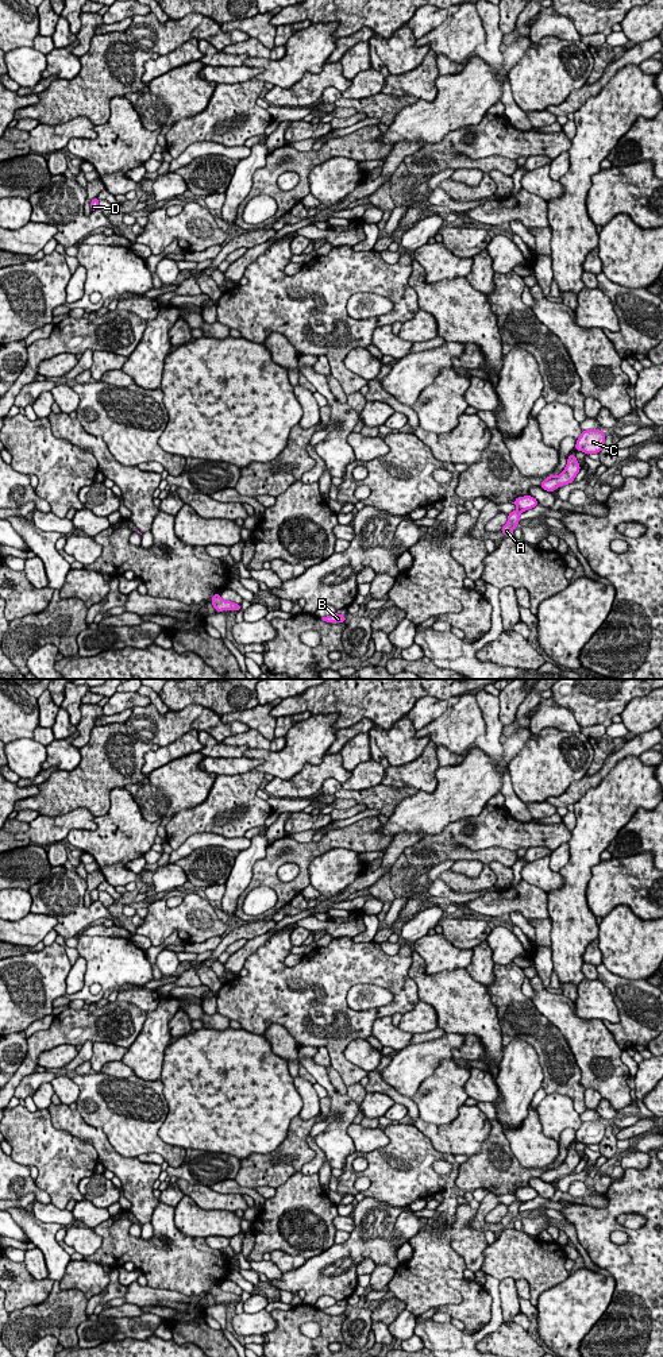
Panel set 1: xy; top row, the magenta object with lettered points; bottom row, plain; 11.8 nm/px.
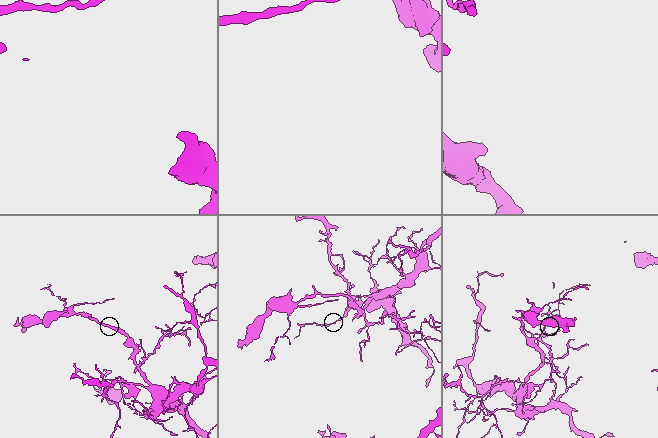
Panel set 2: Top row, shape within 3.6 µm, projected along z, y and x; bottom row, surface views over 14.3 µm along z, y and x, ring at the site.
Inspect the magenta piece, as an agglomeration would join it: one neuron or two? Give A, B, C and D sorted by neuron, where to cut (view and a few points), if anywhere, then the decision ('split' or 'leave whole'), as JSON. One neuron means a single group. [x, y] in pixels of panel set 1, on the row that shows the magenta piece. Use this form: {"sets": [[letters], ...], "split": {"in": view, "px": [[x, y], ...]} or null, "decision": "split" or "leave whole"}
{"sets": [["A", "B", "C", "D"]], "split": null, "decision": "leave whole"}

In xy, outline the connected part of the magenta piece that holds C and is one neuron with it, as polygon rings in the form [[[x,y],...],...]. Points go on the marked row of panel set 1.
[[[600,429],[582,431],[582,435],[577,439],[575,448],[587,454],[598,454],[605,443],[605,433]]]

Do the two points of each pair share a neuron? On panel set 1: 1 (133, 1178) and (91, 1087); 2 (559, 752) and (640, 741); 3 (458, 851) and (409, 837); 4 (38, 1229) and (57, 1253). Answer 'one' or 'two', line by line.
1: two
2: two
3: two
4: one

